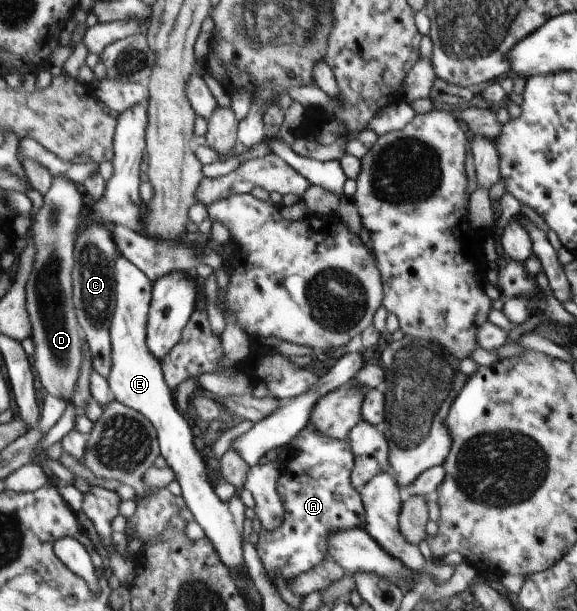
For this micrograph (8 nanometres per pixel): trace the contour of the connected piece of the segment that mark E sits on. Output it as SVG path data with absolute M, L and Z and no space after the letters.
M116 258L116 309L111 325L111 342L113 345L113 370L108 379L111 398L116 398L122 405L134 408L154 426L159 454L167 466L174 472L175 480L181 489L185 507L193 515L195 522L203 529L206 539L214 546L222 562L232 573L240 593L247 589L249 576L243 572L246 567L242 561L242 521L244 521L244 504L238 491L227 501L220 500L214 494L208 479L208 466L202 455L196 451L192 440L196 440L190 425L176 411L168 385L164 385L158 360L147 348L146 311L150 299L150 279L143 270L139 270L126 258Z

